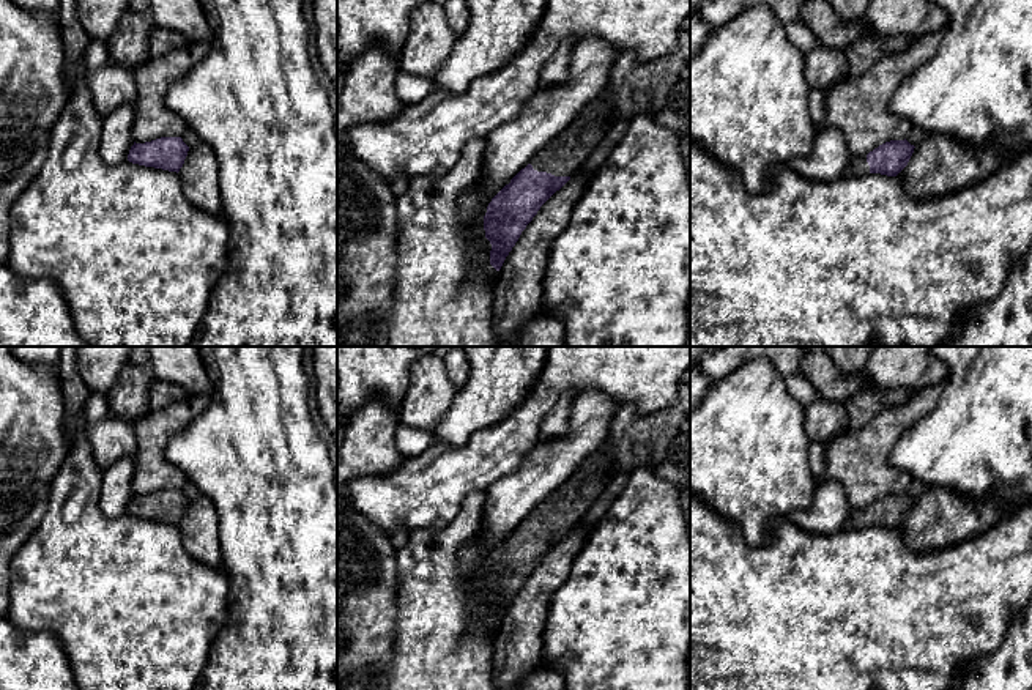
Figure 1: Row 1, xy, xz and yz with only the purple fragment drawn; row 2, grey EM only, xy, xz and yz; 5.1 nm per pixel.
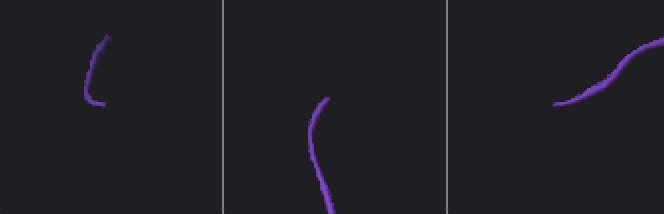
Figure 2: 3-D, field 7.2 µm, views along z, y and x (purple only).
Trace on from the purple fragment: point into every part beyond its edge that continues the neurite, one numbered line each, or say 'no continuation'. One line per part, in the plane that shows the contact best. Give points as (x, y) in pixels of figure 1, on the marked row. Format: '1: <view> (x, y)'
1: xz (563, 156)

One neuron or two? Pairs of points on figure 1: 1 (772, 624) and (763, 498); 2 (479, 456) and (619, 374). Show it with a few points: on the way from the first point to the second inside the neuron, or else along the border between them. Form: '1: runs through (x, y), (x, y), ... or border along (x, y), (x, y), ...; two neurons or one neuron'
1: border along (786, 515), (755, 545), (733, 523); two neurons
2: runs through (514, 427), (567, 374), (585, 374); one neuron

